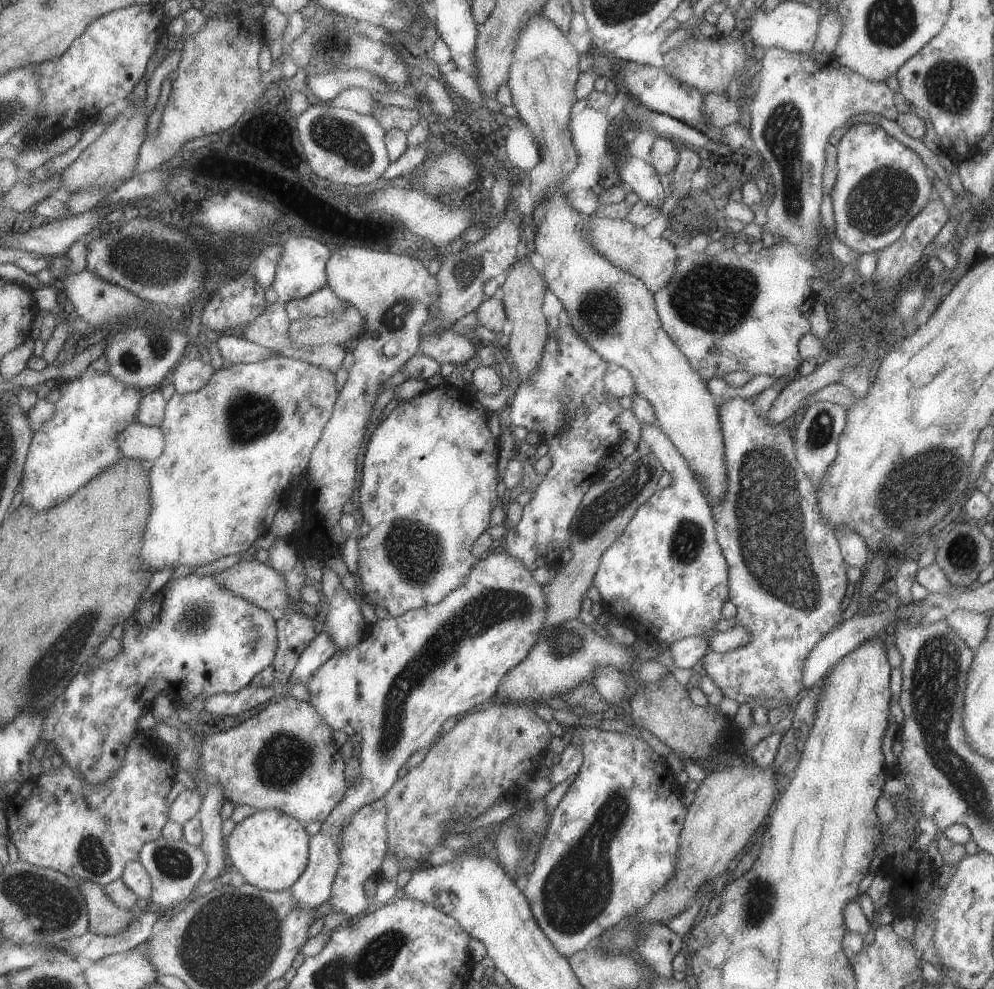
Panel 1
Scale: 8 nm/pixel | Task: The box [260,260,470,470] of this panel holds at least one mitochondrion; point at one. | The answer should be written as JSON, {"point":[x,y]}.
{"point":[398,314]}

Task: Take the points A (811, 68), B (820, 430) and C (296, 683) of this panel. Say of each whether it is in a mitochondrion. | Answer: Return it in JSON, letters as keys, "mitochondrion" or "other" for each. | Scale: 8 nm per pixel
{"A":"other","B":"mitochondrion","C":"other"}

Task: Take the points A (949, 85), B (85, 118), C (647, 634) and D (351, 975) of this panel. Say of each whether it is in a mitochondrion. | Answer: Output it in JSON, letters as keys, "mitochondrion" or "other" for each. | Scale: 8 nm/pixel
{"A":"mitochondrion","B":"other","C":"other","D":"mitochondrion"}

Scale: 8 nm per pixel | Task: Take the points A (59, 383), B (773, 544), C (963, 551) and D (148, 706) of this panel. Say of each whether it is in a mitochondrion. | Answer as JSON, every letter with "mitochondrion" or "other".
{"A":"other","B":"mitochondrion","C":"mitochondrion","D":"other"}

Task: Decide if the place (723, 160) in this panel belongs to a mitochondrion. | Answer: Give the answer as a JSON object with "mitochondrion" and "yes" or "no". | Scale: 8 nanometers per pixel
{"mitochondrion":"no"}

